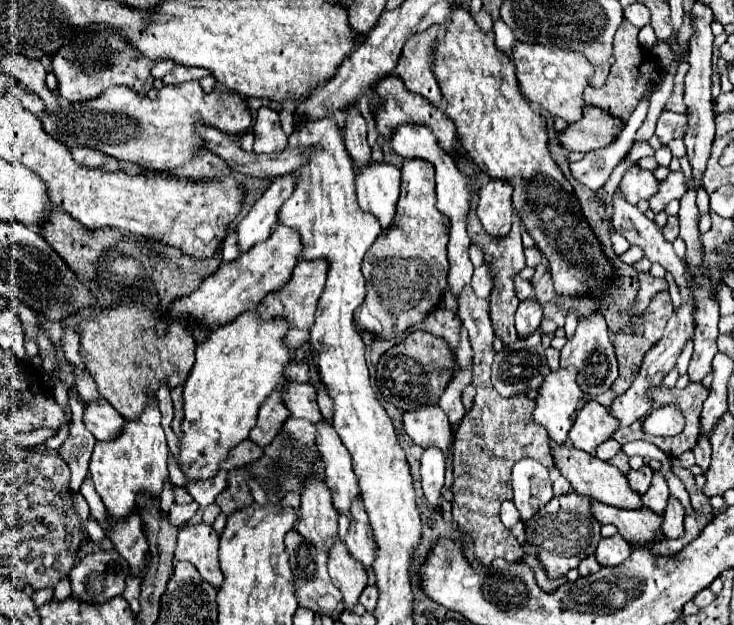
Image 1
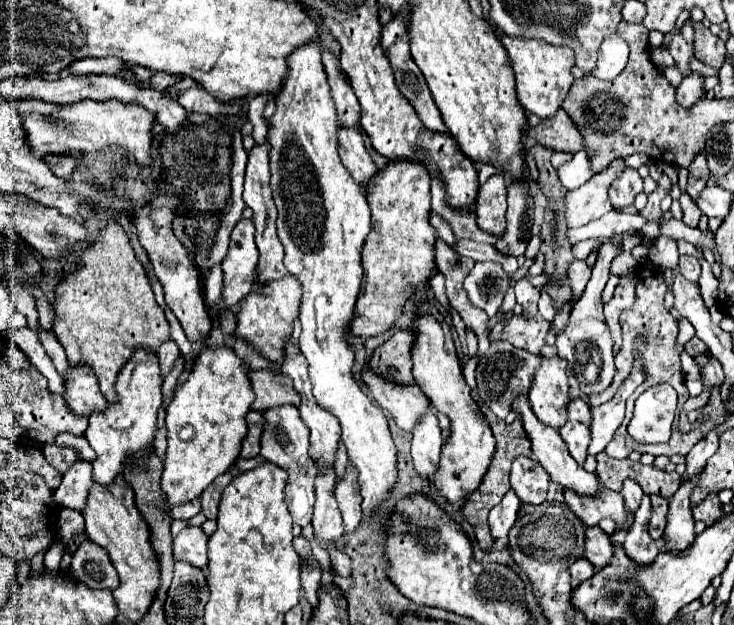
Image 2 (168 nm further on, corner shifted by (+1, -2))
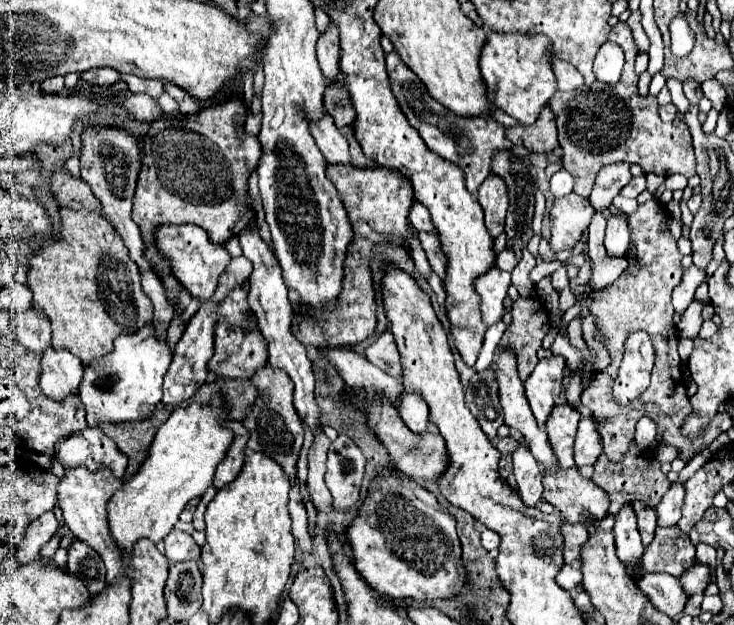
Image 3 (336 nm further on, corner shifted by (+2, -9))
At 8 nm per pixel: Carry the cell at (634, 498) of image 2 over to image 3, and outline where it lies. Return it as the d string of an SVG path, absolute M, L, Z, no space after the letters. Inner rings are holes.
M624 505L620 513L616 513L614 535L616 535L616 555L630 573L630 569L634 569L634 561L640 561L644 553L644 545L640 541L640 533L636 527L636 517L630 505Z

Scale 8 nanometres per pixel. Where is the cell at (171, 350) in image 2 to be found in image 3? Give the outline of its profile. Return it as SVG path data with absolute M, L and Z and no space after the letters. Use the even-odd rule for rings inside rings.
M86 127L82 133L82 155L80 155L80 167L82 167L82 179L92 187L94 197L102 205L102 215L114 225L114 231L122 237L124 245L130 251L130 259L138 265L142 275L142 289L154 303L154 327L158 329L158 337L166 333L170 319L174 317L174 307L166 297L164 285L160 277L154 273L154 265L144 257L146 245L140 235L140 227L132 221L132 199L136 189L136 179L140 173L140 147L136 137L124 129L124 127Z

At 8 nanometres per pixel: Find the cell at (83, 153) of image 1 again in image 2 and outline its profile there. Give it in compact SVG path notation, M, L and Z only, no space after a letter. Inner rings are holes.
M57 154L57 156L47 156L47 162L51 164L51 170L55 176L69 180L81 160L73 154Z

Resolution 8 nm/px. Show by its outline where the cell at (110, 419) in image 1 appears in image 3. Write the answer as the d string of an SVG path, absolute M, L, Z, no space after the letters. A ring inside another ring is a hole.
M48 349L42 353L40 361L40 389L46 397L62 401L70 393L78 393L78 383L82 381L84 369L82 361L70 351Z

